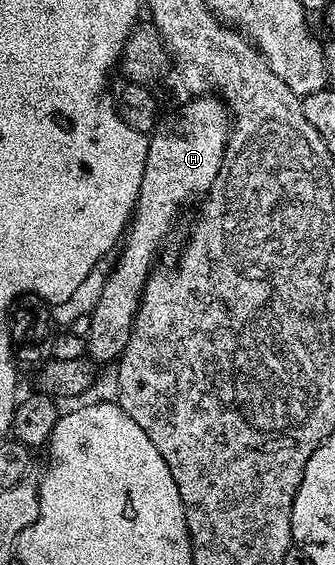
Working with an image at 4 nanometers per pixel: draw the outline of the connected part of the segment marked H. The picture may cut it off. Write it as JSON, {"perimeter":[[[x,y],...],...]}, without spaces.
{"perimeter":[[[211,93],[188,100],[167,120],[163,119],[147,140],[145,173],[141,177],[139,200],[135,202],[122,240],[119,260],[112,271],[106,272],[100,300],[90,312],[91,324],[85,336],[85,355],[95,365],[114,364],[123,354],[131,329],[135,326],[135,314],[139,312],[139,301],[143,287],[147,284],[147,276],[156,266],[155,258],[163,242],[170,237],[171,226],[179,210],[194,195],[199,197],[206,193],[221,169],[229,134],[229,112],[223,100]]]}

